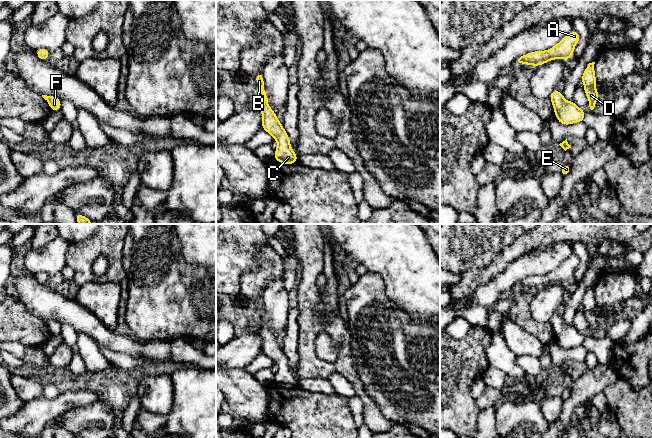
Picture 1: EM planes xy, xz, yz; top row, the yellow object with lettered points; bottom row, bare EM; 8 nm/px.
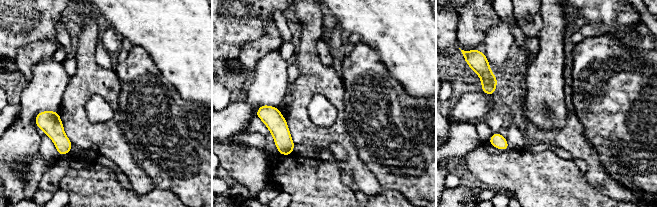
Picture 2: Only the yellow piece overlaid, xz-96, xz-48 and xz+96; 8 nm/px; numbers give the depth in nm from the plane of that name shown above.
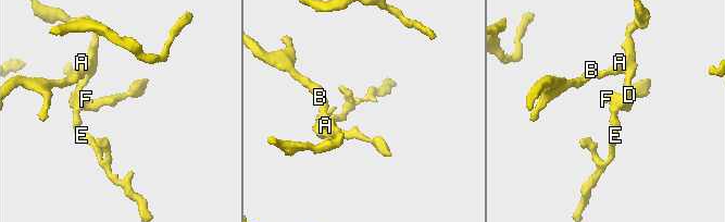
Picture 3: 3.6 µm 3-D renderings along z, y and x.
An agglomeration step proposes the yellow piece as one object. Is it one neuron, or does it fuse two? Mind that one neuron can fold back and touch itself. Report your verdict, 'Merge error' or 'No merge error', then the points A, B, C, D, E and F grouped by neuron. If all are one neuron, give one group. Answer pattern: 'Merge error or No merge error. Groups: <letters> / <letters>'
No merge error. Groups: A B C D E F

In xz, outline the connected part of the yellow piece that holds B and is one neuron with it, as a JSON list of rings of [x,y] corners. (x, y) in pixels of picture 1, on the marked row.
[[[258,73],[255,77],[261,94],[264,96],[263,103],[261,105],[260,112],[262,113],[262,129],[273,136],[274,140],[277,141],[278,146],[275,150],[274,159],[283,164],[294,164],[297,162],[298,156],[293,152],[290,145],[289,136],[284,130],[282,124],[278,121],[276,113],[268,105],[268,98],[264,90],[264,81],[262,73]]]

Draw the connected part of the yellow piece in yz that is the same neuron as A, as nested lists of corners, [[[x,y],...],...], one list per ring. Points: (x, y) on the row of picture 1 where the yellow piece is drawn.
[[[573,30],[550,50],[525,54],[524,56],[517,57],[515,63],[540,66],[557,58],[567,60],[573,57],[574,47],[580,39],[580,35]]]

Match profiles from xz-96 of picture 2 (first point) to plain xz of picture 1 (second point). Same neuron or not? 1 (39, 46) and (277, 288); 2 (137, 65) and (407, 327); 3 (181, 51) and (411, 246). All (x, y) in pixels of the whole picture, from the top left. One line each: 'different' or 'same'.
1: different
2: same
3: same

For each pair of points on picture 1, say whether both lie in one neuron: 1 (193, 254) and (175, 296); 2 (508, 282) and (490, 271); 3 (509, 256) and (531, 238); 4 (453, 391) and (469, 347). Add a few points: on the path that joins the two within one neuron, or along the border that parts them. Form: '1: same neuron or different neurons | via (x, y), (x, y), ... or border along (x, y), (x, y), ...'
1: different neurons | border along (180, 241), (182, 256), (189, 263), (205, 267)
2: different neurons | border along (515, 260), (502, 272), (477, 288)
3: same neuron | via (514, 251), (526, 242)
4: same neuron | via (453, 380), (453, 369), (464, 358)

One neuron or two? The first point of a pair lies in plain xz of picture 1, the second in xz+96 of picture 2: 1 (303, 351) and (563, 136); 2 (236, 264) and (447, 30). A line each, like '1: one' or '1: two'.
1: one
2: one

